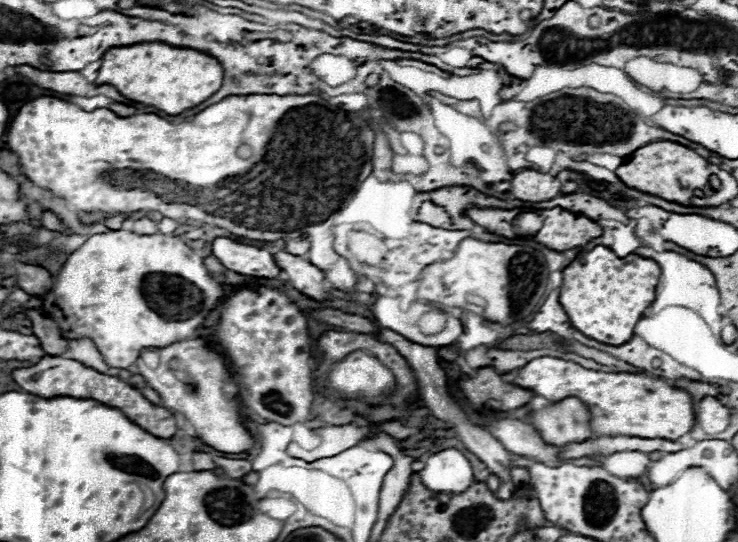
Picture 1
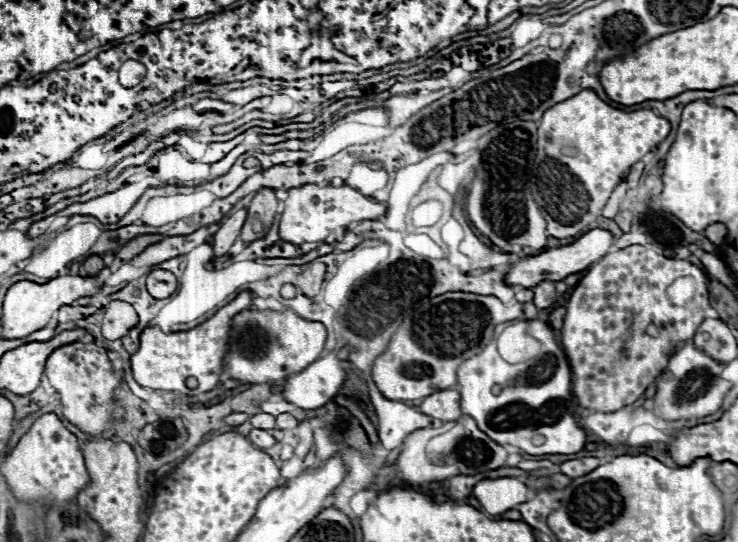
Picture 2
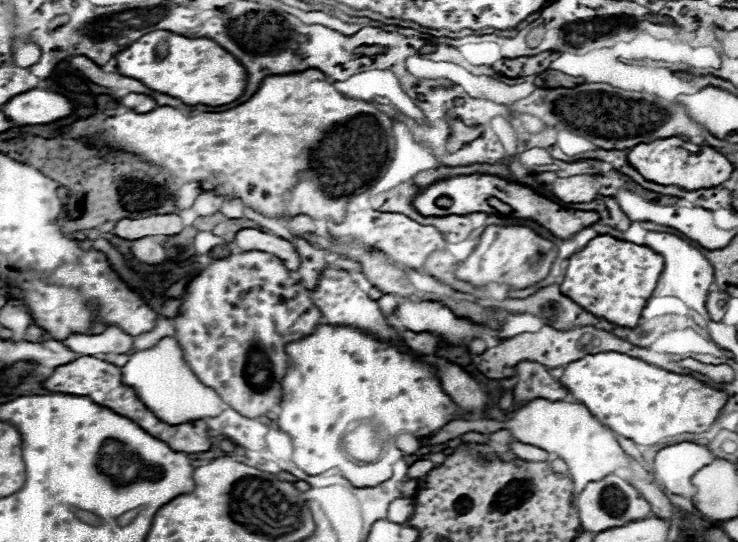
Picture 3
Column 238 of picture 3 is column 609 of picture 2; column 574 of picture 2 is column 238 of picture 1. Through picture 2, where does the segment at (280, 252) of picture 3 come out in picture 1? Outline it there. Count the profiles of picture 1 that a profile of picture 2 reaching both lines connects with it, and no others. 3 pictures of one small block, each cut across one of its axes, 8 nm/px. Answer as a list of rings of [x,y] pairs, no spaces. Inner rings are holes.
[[[216,238],[212,244],[212,254],[224,268],[244,276],[276,278],[282,272],[274,256],[264,248],[242,244],[230,238]]]

